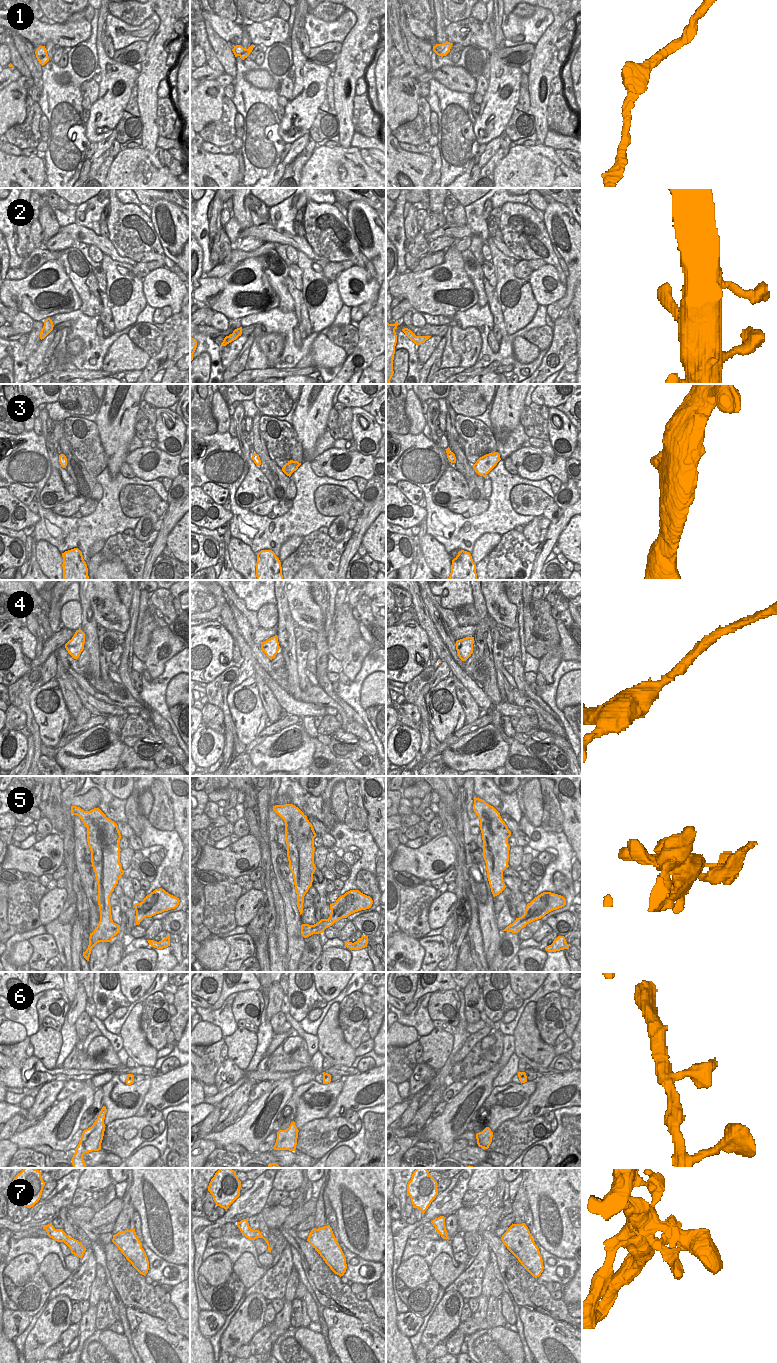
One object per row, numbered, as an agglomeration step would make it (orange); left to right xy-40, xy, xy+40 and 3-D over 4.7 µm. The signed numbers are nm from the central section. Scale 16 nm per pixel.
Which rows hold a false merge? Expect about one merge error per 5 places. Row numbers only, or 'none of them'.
none of them

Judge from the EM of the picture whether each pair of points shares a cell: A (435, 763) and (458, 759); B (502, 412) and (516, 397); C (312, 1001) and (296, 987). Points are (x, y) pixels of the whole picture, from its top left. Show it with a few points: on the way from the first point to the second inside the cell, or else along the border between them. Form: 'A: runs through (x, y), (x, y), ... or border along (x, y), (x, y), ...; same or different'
A: border along (440, 754), (447, 765); different
B: runs through (506, 408), (512, 400); same
C: runs through (303, 1006), (296, 1009), (290, 1003), (290, 996); same

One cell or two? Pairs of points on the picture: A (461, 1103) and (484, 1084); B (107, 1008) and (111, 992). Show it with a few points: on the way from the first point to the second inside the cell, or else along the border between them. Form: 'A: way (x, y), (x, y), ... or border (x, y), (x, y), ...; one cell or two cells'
A: way (467, 1099), (478, 1087); one cell
B: way (107, 1004), (107, 996); one cell

